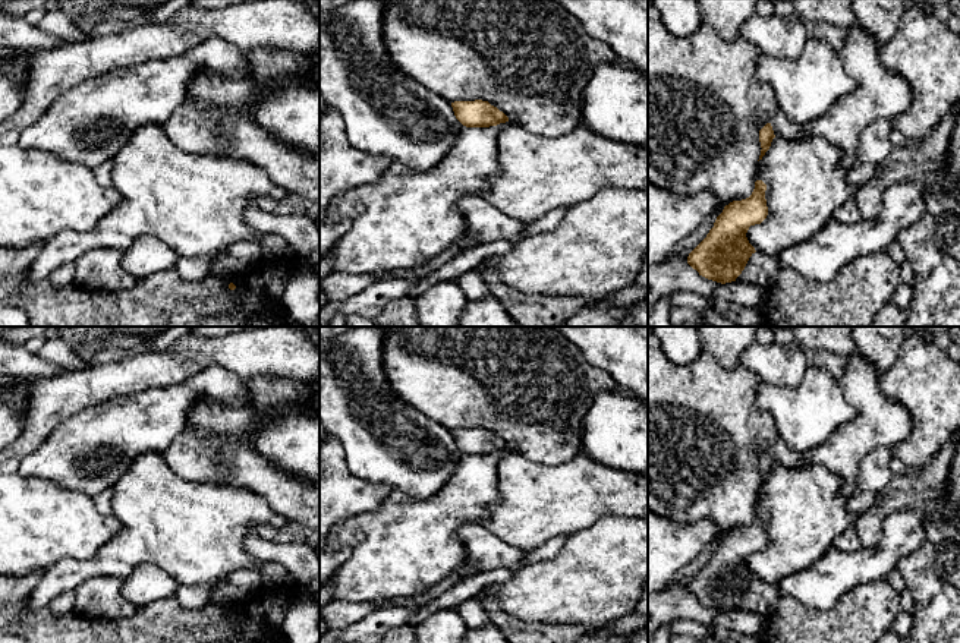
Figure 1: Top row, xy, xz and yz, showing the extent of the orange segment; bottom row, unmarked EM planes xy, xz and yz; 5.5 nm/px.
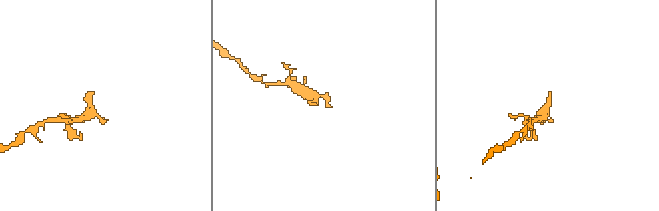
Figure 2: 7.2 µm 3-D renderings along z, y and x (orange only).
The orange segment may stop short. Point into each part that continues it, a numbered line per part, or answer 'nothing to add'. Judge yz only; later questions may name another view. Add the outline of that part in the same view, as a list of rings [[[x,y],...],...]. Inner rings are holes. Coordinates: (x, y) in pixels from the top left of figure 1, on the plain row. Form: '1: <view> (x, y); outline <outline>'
1: yz (881, 421); outline [[[854,352],[840,385],[857,415],[824,444],[806,451],[793,450],[778,439],[769,450],[774,463],[787,469],[822,466],[841,479],[841,492],[850,498],[860,460],[875,448],[896,447],[912,429],[909,410],[881,391],[879,378],[881,372]]]

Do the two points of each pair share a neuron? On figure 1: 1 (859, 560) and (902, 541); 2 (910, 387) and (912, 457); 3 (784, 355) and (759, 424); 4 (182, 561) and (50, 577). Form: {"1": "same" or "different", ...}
{"1": "same", "2": "same", "3": "different", "4": "same"}

